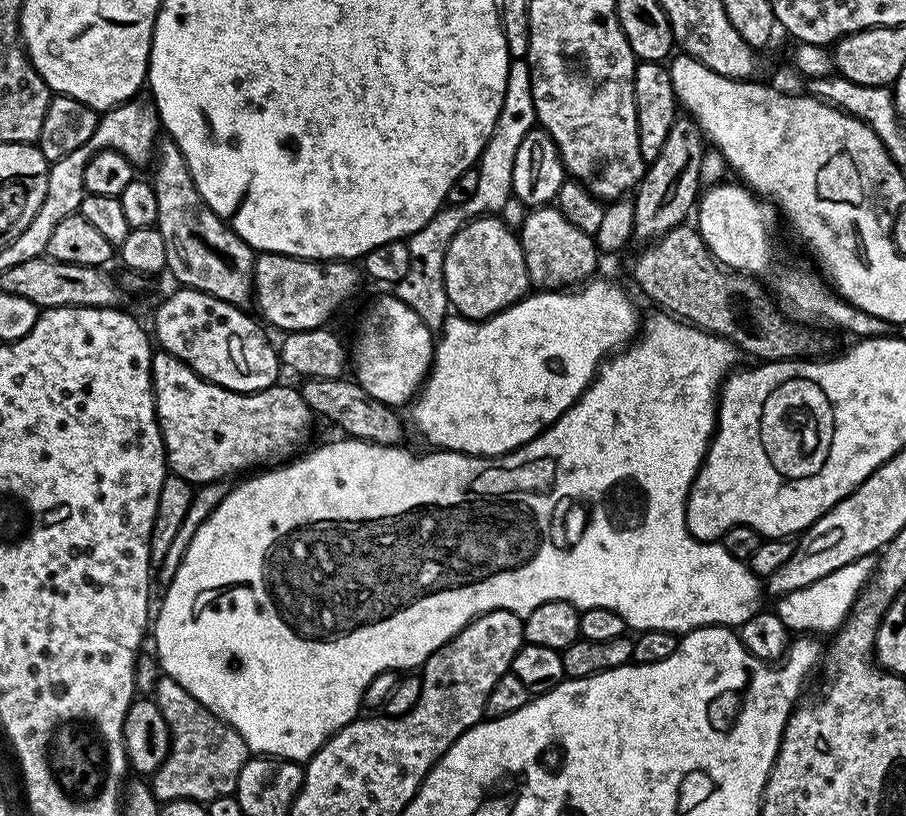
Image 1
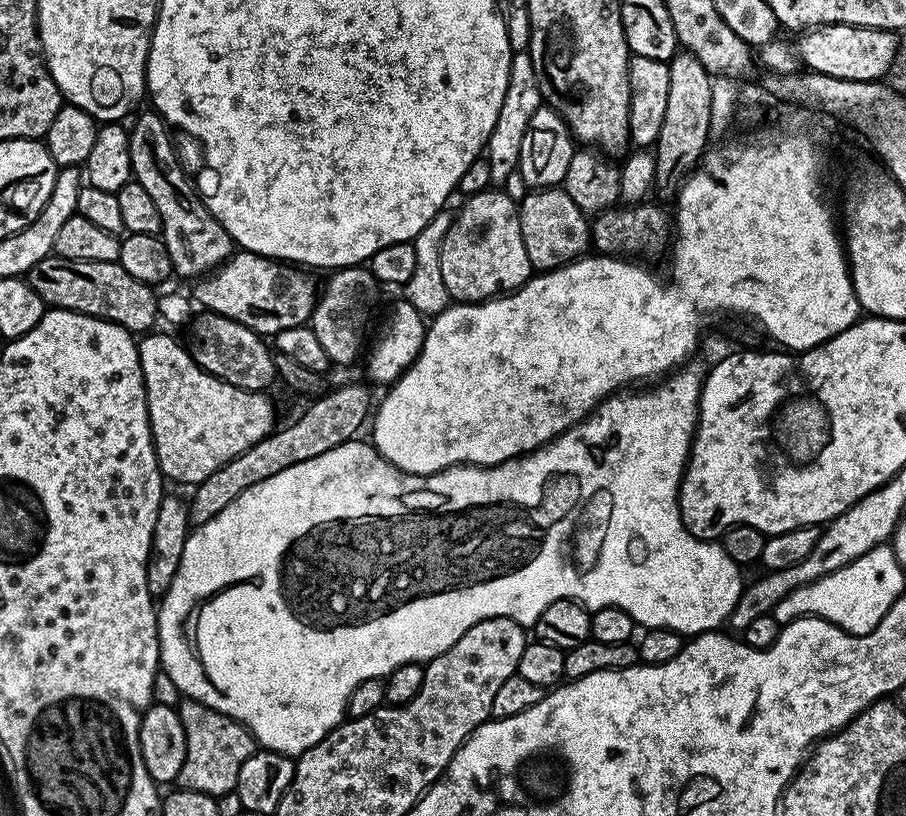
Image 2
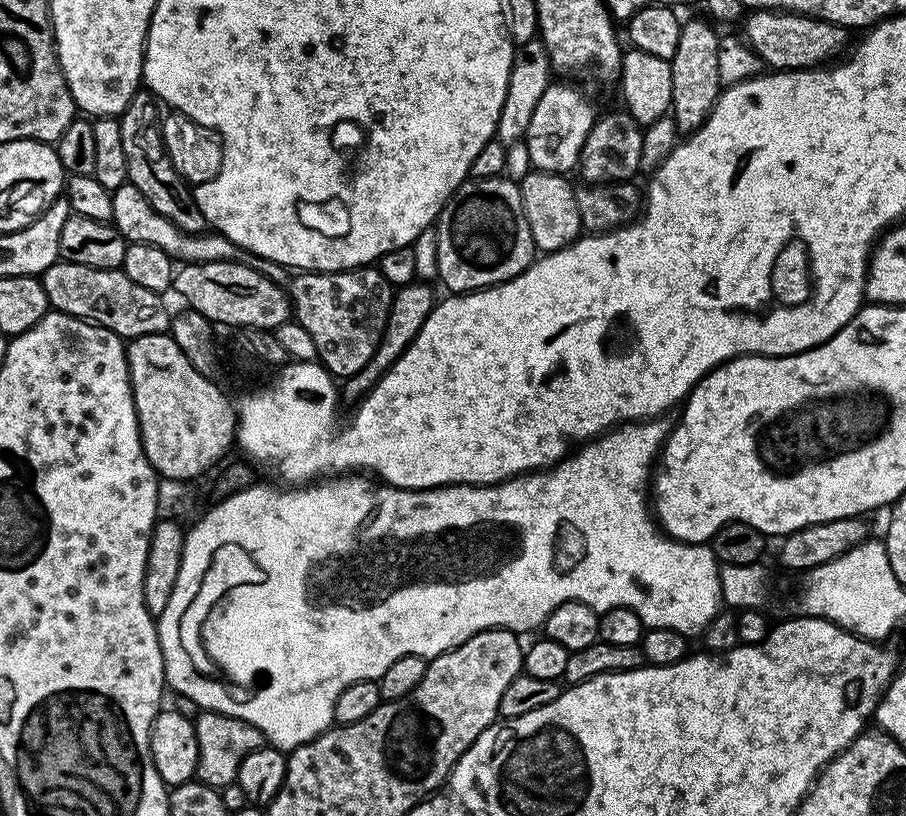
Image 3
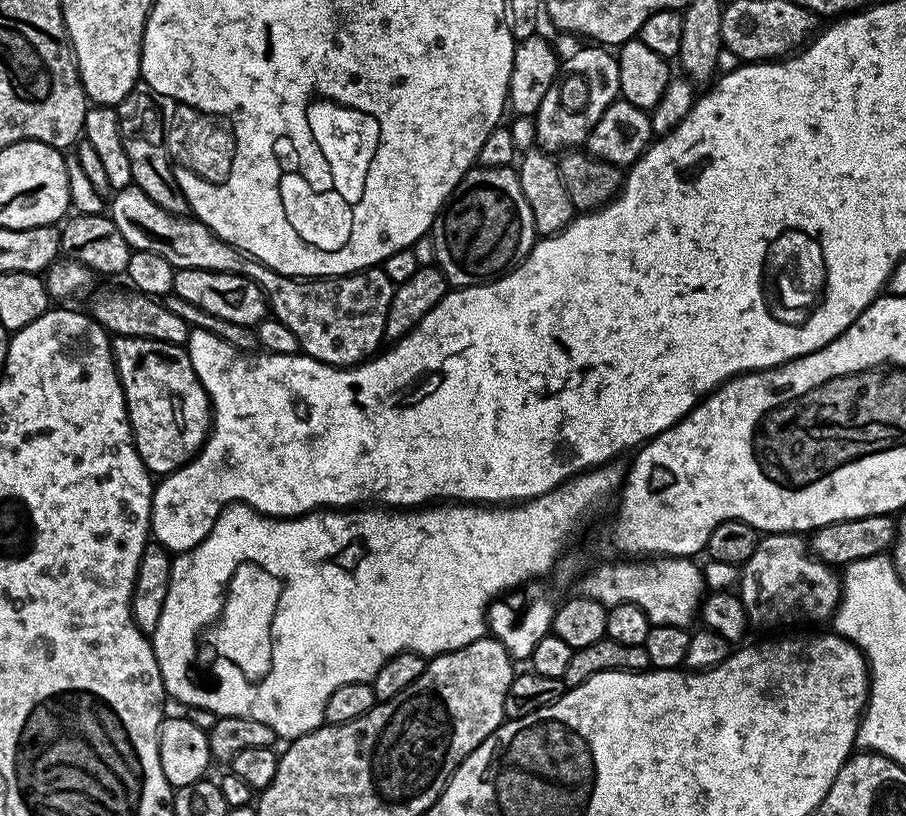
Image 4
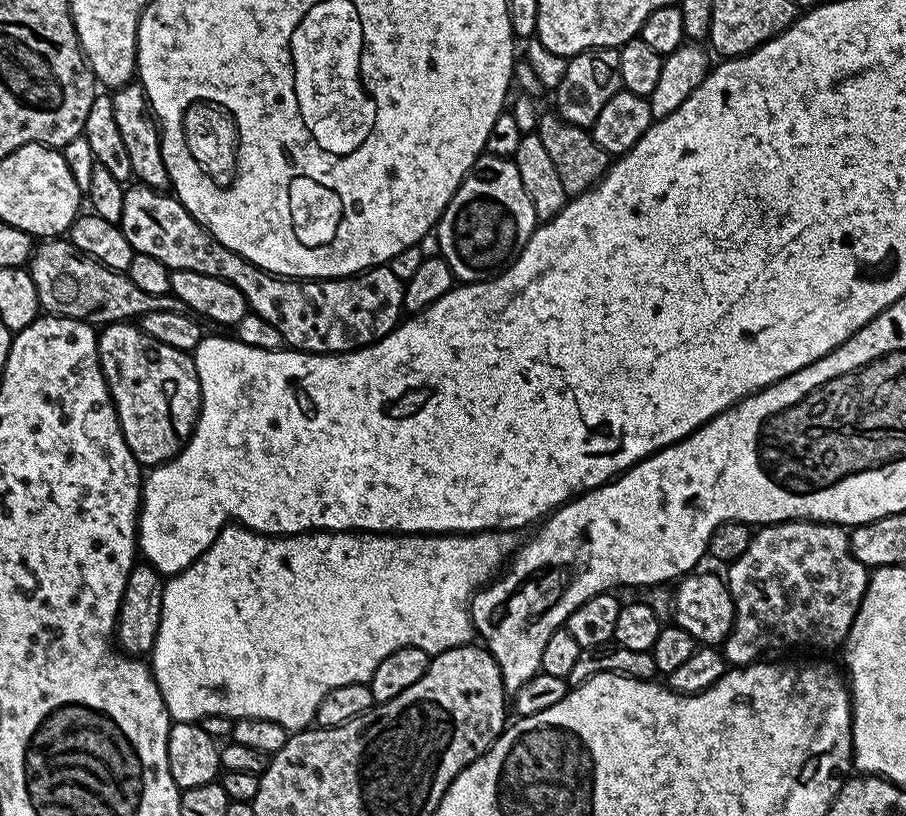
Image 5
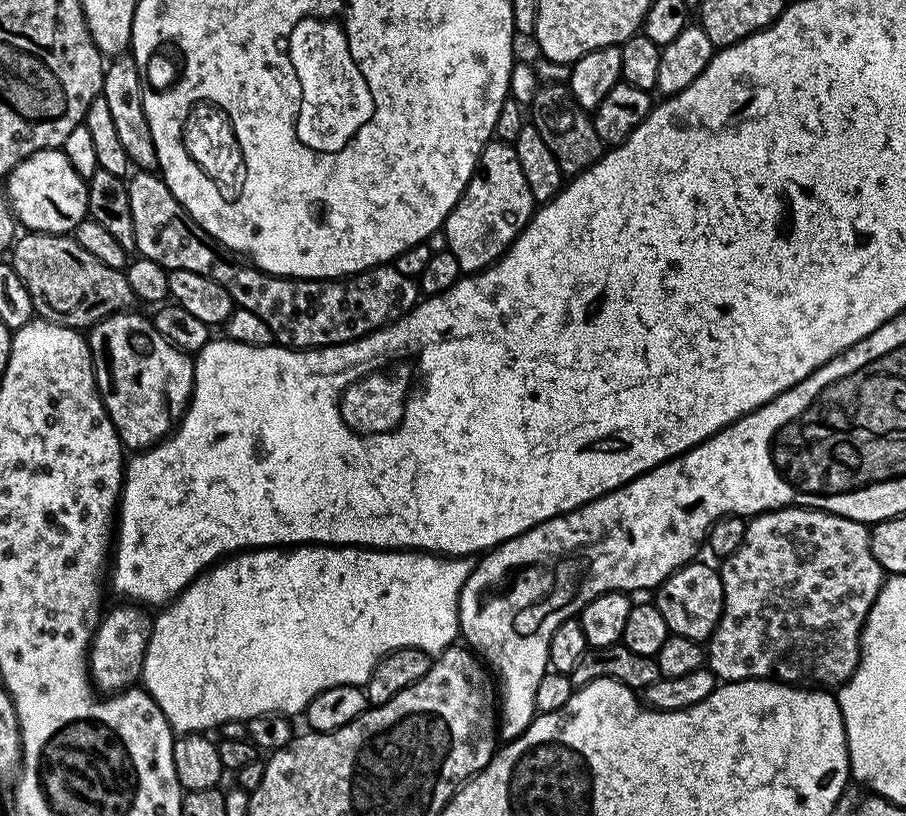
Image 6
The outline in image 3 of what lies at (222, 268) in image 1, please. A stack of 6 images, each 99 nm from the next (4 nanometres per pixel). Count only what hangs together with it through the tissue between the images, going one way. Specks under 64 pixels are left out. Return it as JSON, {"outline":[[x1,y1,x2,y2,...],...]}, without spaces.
{"outline":[[138,90,132,95,132,101,126,105,118,119,122,130,122,147,126,150,126,162,128,163,128,183,133,184,162,214,162,218,170,218,174,226,178,226,183,232,199,234,205,231,206,221,202,210,198,210,193,189,174,170,174,166,168,157,168,151,164,148,164,129,162,127,162,111,153,92]]}

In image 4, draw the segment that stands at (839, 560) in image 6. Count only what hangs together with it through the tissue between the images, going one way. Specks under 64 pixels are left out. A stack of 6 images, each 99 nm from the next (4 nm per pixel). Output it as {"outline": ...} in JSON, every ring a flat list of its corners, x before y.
{"outline":[[773,532,758,542,758,550,738,572,738,595,749,625,760,628,788,628,791,624,820,624,831,621,840,604,842,580,837,569,817,560,803,535]]}

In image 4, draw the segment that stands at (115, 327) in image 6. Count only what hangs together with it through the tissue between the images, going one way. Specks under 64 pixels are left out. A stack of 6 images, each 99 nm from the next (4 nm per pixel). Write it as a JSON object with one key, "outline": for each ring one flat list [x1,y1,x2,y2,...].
{"outline":[[117,336,112,340,112,359,116,362,116,372,128,407,132,440,144,465,153,474,167,474,187,464,208,439,212,426,212,405,198,374,194,374,194,366,190,366,187,351,181,345,167,344,165,340]]}

